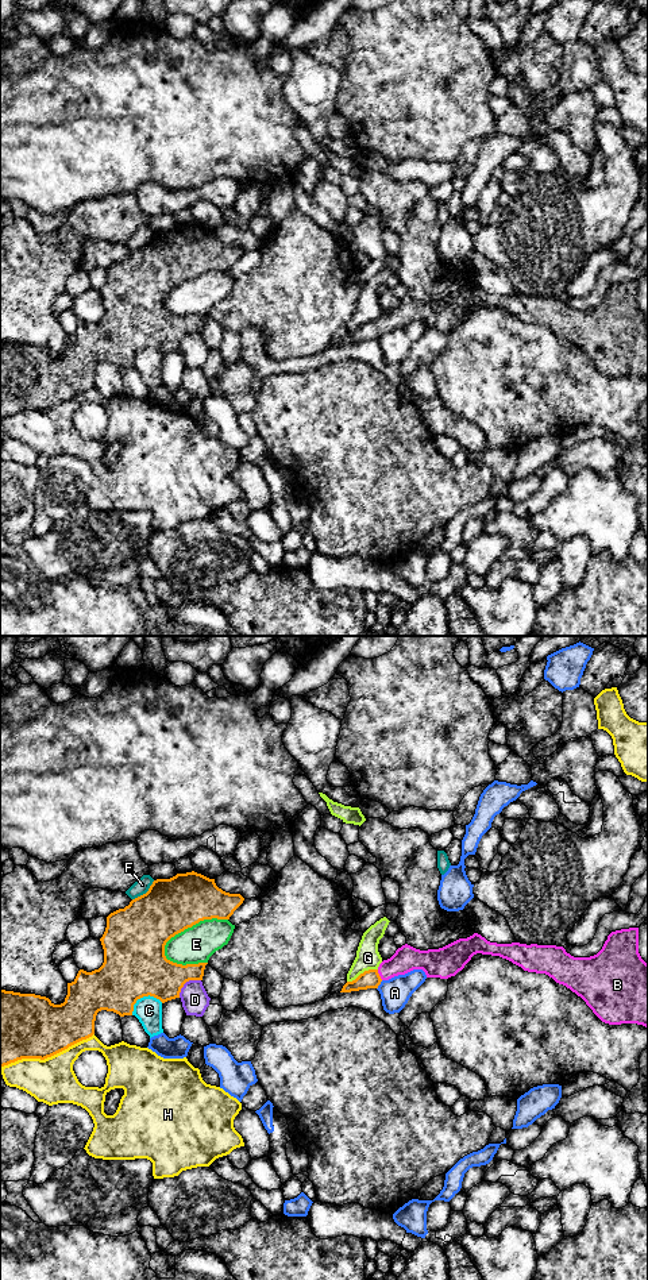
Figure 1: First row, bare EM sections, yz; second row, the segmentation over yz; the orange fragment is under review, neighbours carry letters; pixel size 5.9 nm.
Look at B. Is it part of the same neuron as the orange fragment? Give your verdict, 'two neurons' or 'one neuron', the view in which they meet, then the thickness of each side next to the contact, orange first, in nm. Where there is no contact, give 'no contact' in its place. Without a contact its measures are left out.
one neuron; meets orange in yz; 110 nm thick on the orange side, 150 nm on the other

